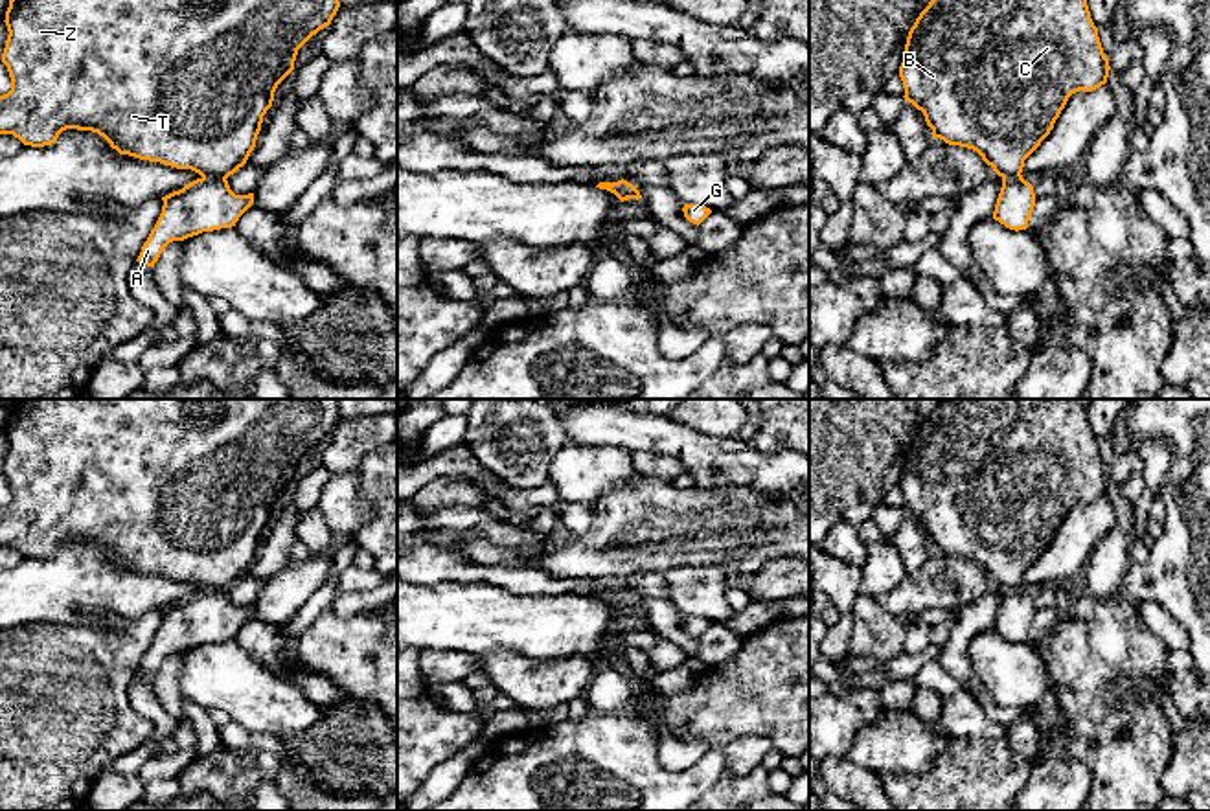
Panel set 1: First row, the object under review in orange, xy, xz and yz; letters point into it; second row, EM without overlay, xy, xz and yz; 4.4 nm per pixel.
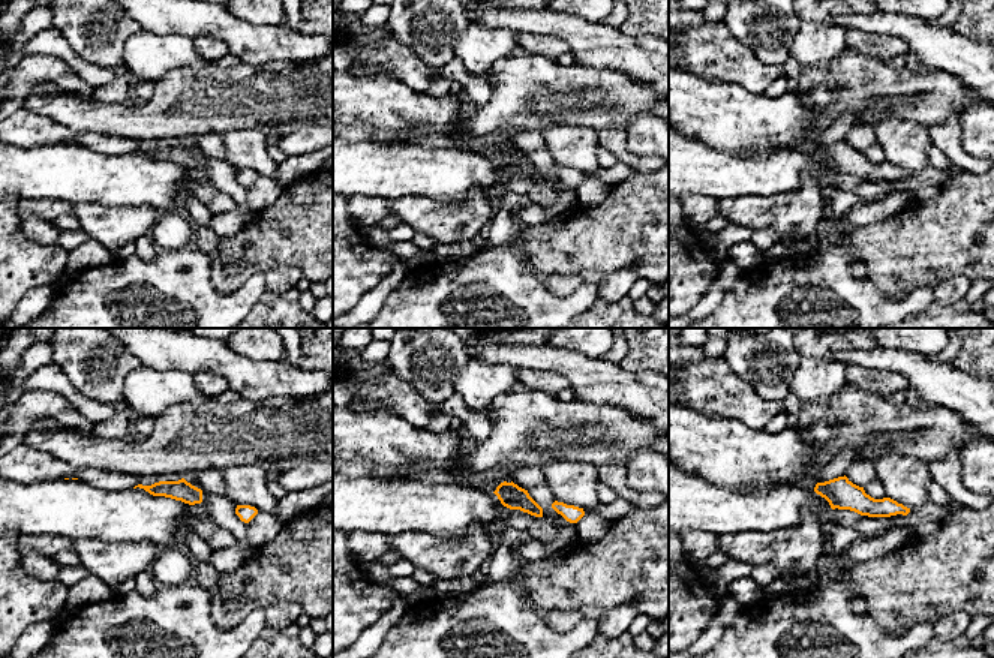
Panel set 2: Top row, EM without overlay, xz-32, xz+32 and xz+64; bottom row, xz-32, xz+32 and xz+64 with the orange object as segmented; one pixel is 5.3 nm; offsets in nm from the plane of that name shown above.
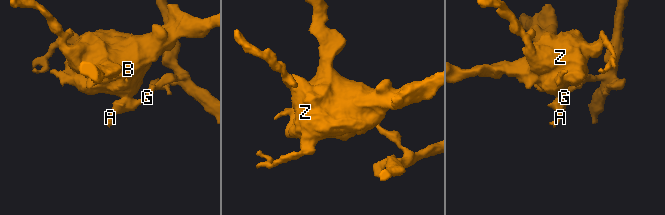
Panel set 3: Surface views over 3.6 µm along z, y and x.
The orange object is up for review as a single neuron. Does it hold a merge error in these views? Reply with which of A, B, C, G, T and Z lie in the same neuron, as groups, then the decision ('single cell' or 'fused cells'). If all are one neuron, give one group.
groups A G / B C T Z; fused cells

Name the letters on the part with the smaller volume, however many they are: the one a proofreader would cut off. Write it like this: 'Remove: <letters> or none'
Remove: B, C, T, Z

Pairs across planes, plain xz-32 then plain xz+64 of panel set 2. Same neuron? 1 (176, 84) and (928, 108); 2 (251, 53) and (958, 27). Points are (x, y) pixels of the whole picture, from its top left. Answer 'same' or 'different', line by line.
1: same
2: different

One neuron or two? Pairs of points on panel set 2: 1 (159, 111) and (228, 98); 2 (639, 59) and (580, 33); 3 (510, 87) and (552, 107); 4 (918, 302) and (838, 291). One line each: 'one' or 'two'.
1: one
2: one
3: one
4: one

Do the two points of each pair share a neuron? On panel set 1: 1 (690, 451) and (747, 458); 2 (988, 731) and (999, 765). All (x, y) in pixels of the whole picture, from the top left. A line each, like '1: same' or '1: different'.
1: same
2: different

